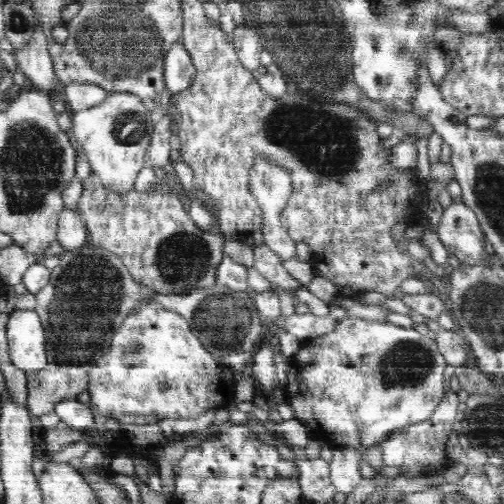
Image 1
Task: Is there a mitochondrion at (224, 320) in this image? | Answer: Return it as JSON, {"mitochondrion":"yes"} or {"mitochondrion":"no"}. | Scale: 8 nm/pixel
{"mitochondrion":"yes"}

